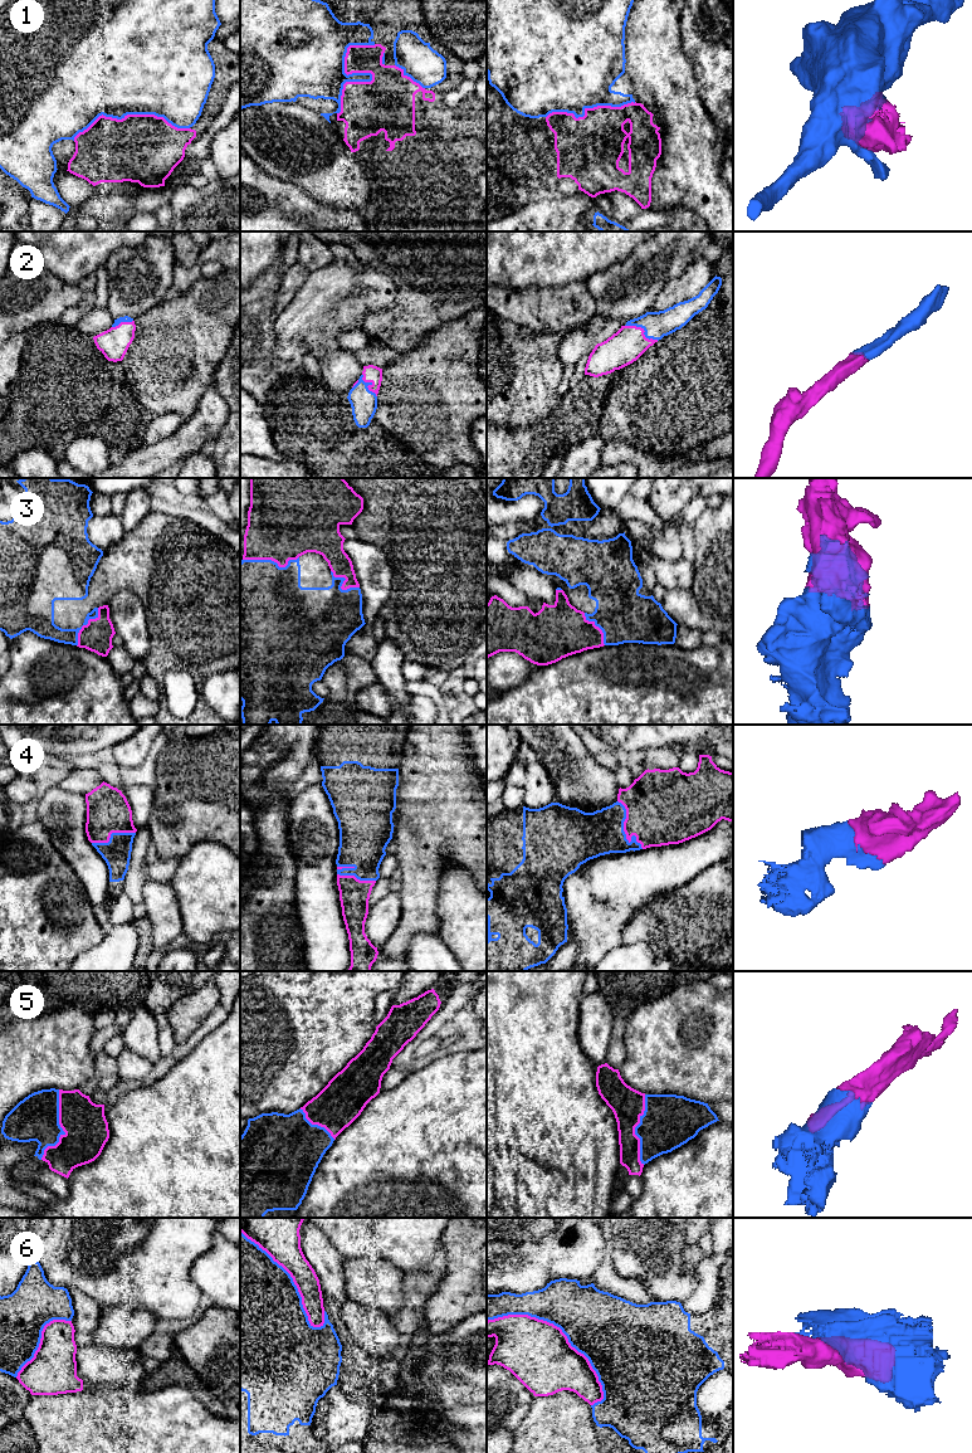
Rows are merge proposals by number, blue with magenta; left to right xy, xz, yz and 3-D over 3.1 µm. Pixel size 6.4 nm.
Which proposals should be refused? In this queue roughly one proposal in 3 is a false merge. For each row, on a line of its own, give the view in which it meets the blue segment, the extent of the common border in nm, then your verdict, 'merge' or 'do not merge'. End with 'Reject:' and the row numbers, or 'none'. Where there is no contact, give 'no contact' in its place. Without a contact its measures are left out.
1: xz | 500 nm | do not merge
2: yz | 240 nm | merge
3: xz | 360 nm | merge
4: yz | 360 nm | merge
5: xy | 460 nm | merge
6: yz | 900 nm | do not merge
Reject: 1, 6

